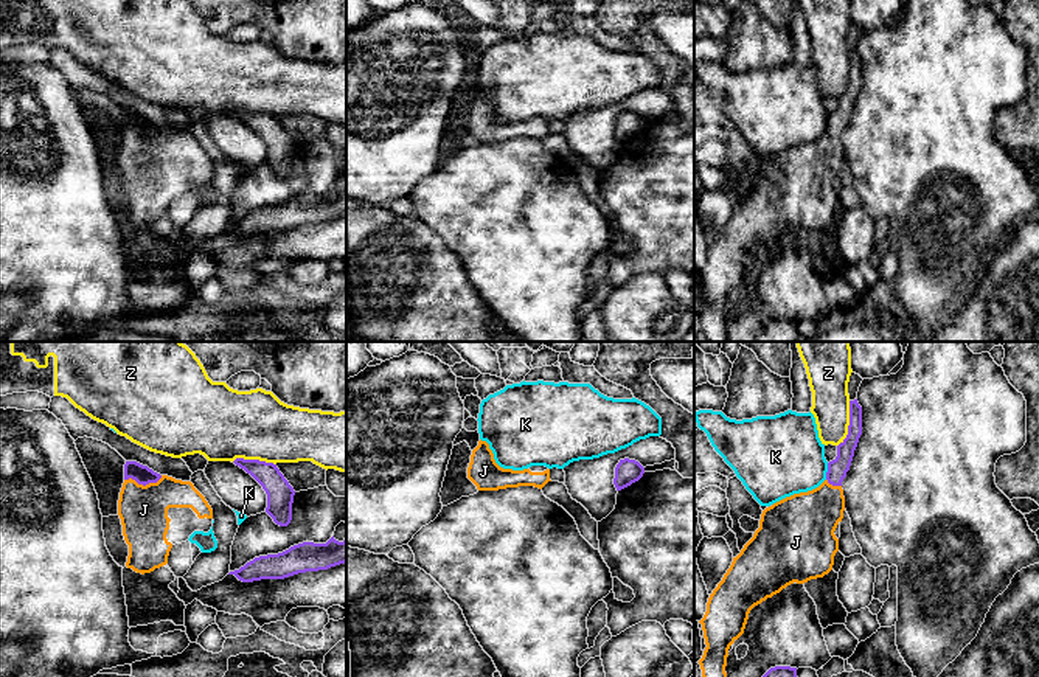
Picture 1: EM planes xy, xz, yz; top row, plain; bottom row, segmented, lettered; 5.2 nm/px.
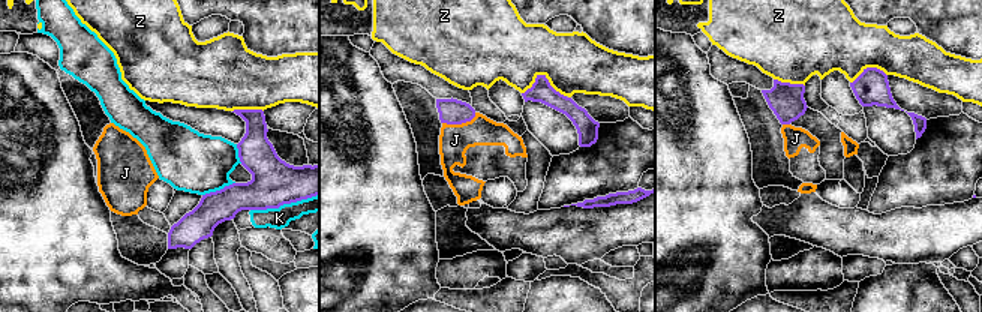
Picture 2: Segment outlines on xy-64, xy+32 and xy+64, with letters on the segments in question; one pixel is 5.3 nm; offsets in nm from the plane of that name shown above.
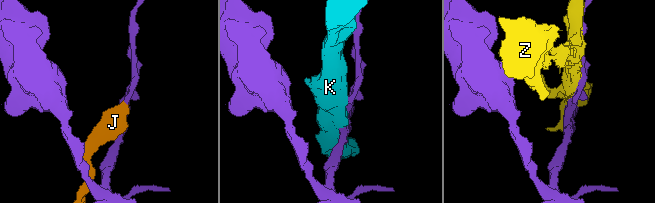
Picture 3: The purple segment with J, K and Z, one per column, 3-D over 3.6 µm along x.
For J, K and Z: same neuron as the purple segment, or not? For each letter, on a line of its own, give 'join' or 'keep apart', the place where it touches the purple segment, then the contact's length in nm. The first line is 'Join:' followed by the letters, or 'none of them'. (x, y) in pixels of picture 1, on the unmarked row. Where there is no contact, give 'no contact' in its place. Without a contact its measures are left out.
Join: J
J: join | xy (143, 137) | 200 nm
K: keep apart | yz (828, 123) | 90 nm
Z: keep apart | yz (850, 76) | 240 nm

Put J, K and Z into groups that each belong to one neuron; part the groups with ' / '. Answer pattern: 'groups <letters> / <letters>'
groups J / K / Z

